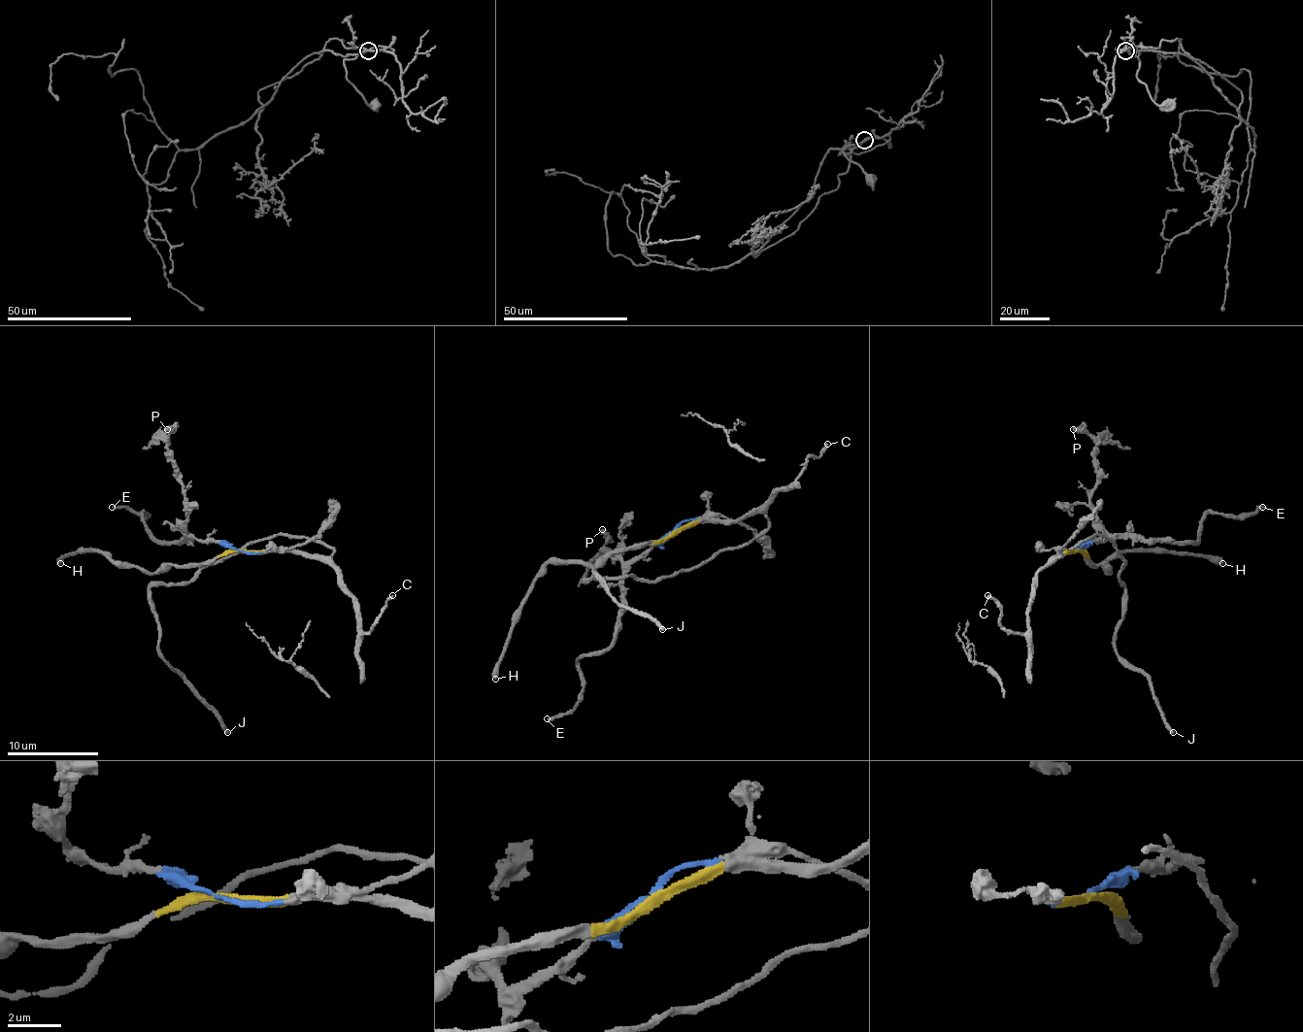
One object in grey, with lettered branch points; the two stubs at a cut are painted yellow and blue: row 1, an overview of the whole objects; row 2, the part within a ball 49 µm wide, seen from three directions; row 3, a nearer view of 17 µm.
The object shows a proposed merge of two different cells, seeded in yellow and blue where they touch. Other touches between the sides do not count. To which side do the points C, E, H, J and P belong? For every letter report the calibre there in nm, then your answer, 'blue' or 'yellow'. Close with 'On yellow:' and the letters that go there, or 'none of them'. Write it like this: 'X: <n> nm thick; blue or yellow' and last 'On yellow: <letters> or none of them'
C: 240 nm thick; yellow
E: 280 nm thick; blue
H: 480 nm thick; yellow
J: 320 nm thick; yellow
P: 360 nm thick; blue
On yellow: C, H, J

